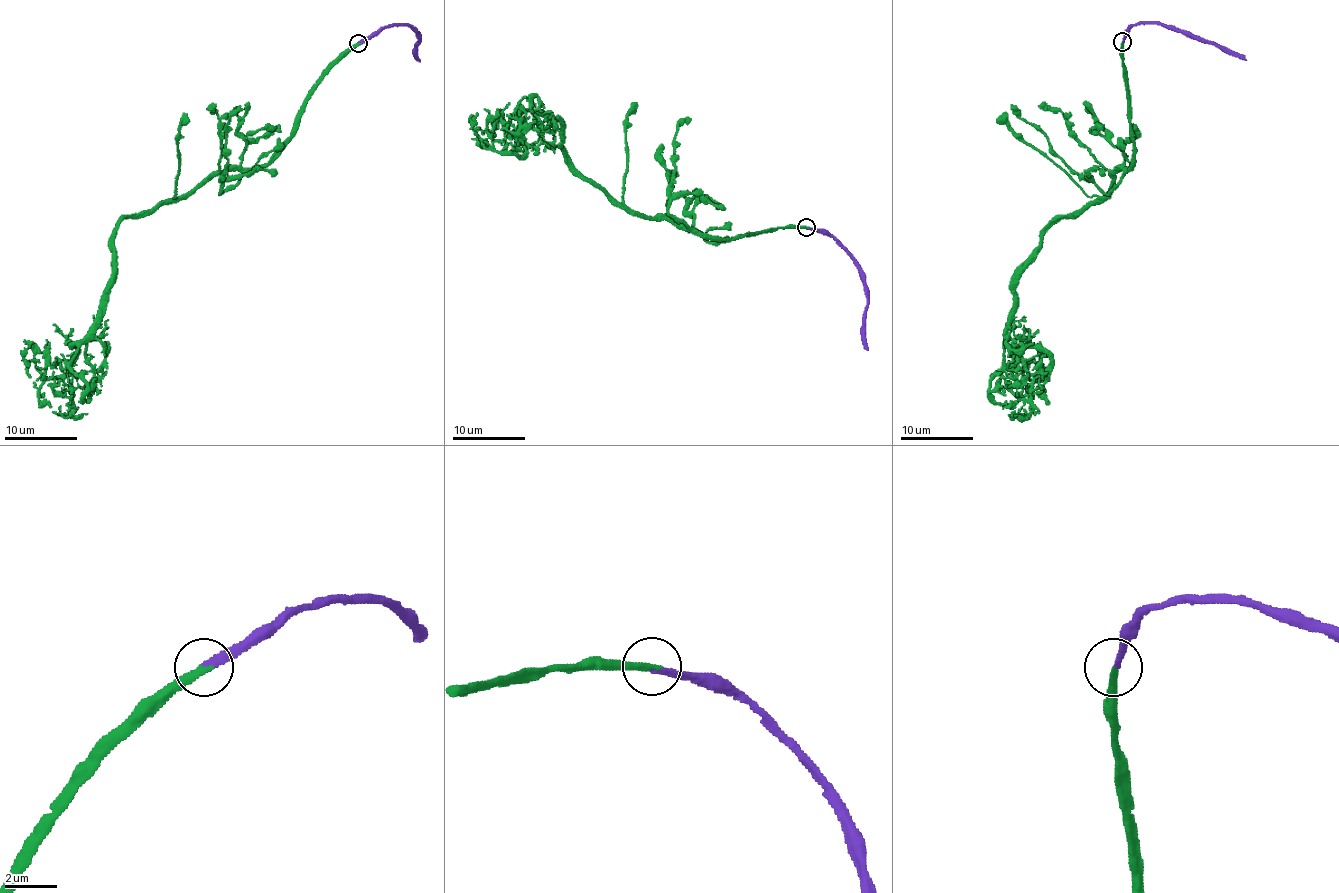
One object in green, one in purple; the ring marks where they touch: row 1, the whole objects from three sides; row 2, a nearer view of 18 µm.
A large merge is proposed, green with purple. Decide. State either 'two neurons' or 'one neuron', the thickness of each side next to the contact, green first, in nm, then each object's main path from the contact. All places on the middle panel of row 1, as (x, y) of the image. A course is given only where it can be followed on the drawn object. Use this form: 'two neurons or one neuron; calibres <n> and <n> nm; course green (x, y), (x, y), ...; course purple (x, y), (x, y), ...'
one neuron; calibres 280 and 260 nm; course green (807, 227), (702, 236), (615, 204), (552, 119), (520, 117), (518, 155), (494, 137); course purple (807, 227), (825, 229), (855, 262), (866, 294), (864, 343), (868, 350)

